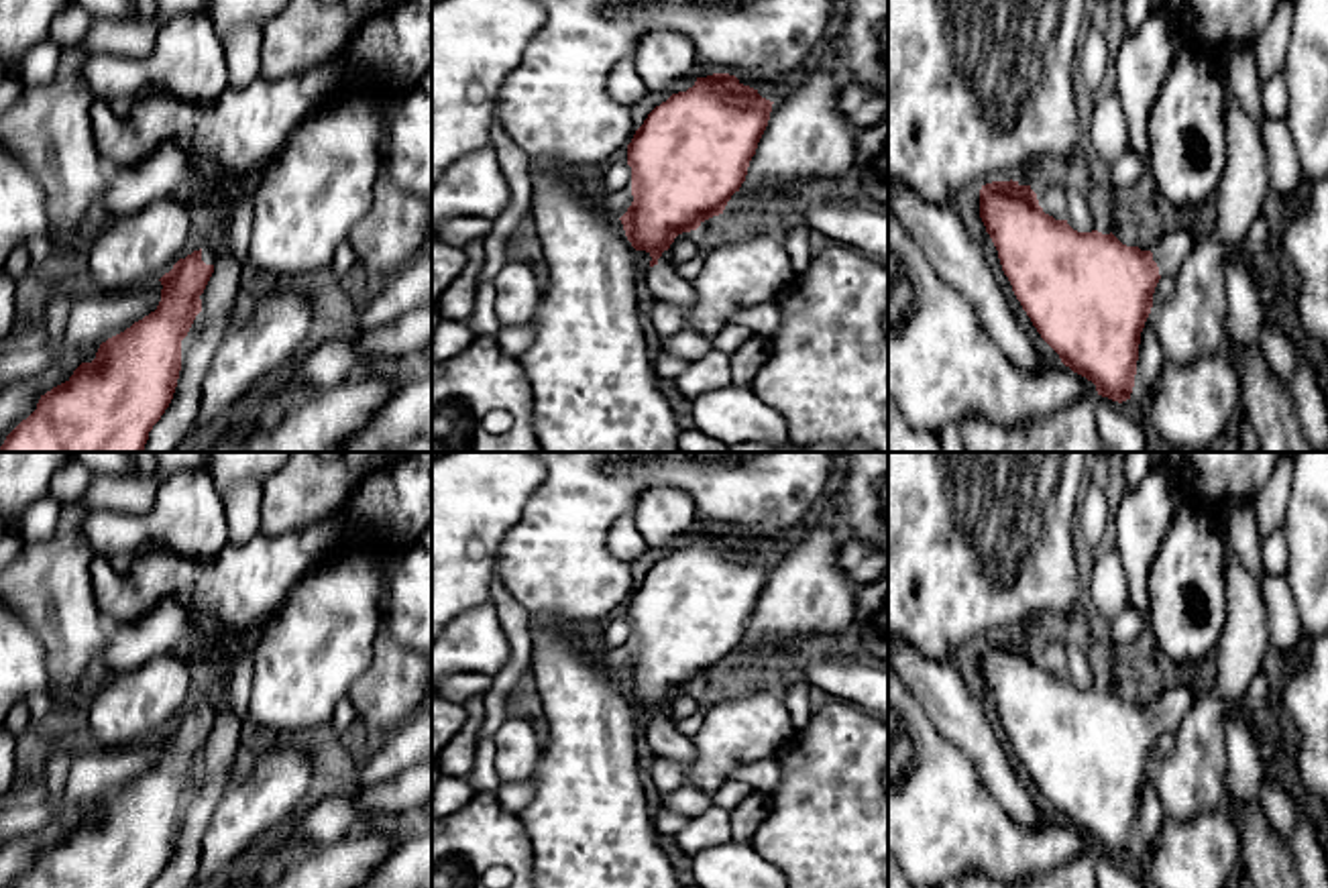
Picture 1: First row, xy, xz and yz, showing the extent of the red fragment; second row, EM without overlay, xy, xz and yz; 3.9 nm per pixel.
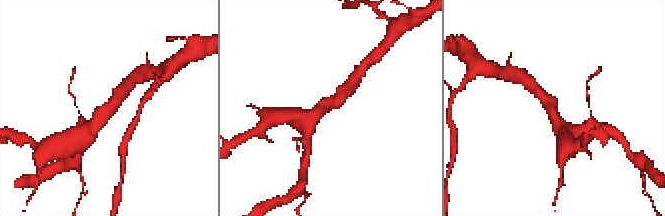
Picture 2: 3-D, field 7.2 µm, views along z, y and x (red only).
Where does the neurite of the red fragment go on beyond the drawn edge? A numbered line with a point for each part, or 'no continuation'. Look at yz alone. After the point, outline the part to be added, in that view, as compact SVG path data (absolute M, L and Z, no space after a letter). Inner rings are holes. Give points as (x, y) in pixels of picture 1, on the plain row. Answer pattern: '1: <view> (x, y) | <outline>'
1: yz (1174, 705) | M1175 684L1165 688L1161 699L1151 707L1153 717L1159 723L1159 731L1177 731L1181 719L1189 713L1196 701L1194 688L1189 686Z

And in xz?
1: xz (665, 738) | M660 713L654 723L648 723L646 735L654 756L674 760L686 770L693 766L697 758L693 737L682 735L670 715Z

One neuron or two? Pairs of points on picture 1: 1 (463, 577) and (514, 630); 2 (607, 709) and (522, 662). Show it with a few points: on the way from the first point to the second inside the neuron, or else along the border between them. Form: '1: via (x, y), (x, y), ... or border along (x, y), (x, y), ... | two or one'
1: border along (495, 571), (489, 601) | two
2: border along (536, 624), (530, 671) | two

